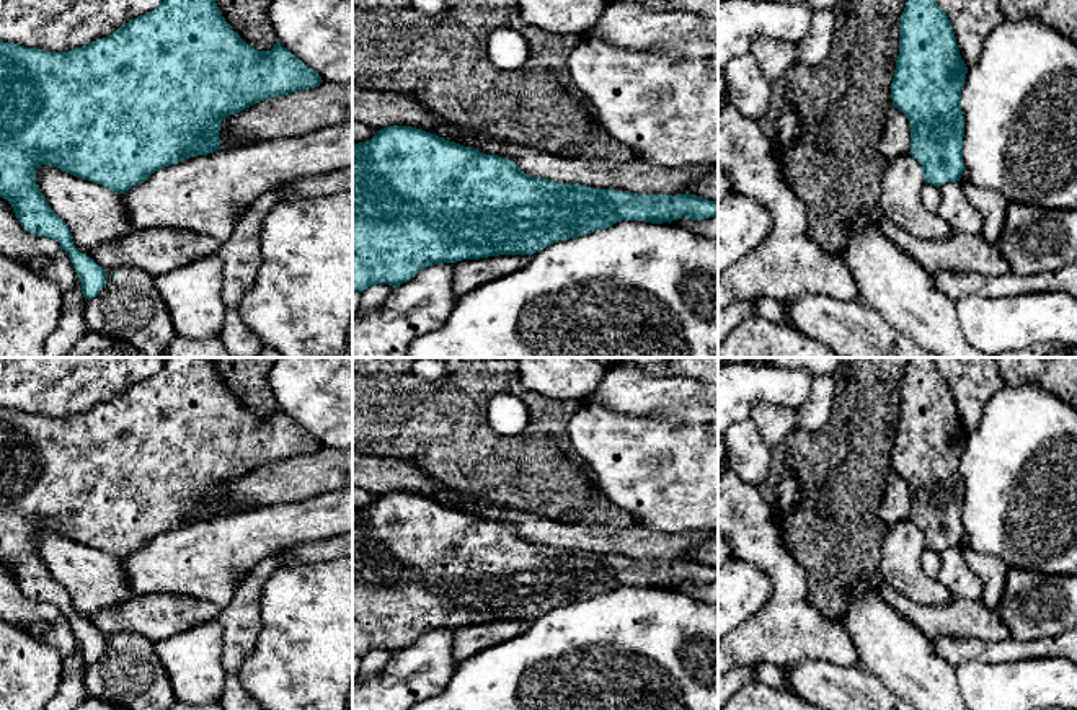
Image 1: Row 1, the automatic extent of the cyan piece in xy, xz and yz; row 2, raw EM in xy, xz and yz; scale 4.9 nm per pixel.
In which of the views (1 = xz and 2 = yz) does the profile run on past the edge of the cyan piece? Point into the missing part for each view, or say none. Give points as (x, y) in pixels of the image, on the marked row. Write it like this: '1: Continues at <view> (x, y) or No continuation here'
1: No continuation here
2: No continuation here

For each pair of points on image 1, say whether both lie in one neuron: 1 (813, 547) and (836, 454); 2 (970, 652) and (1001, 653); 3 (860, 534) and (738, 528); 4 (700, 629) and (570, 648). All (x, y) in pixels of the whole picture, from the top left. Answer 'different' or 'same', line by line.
1: same
2: same
3: different
4: same

